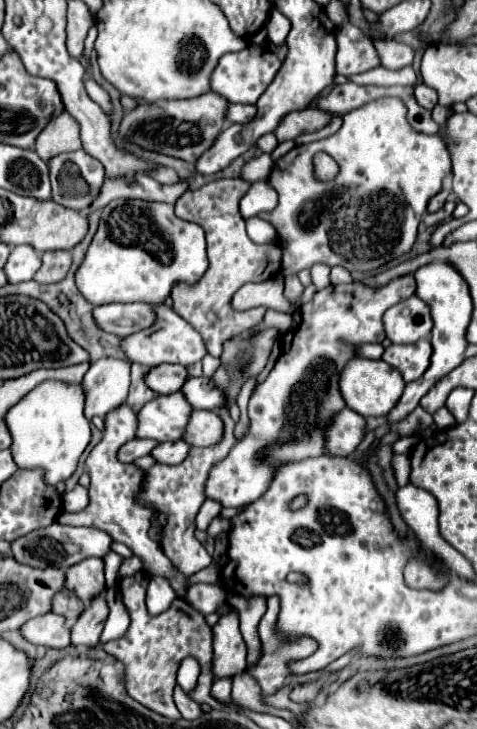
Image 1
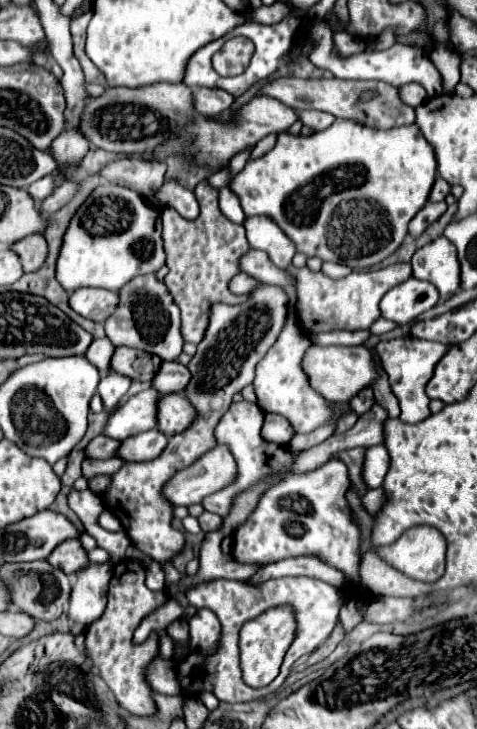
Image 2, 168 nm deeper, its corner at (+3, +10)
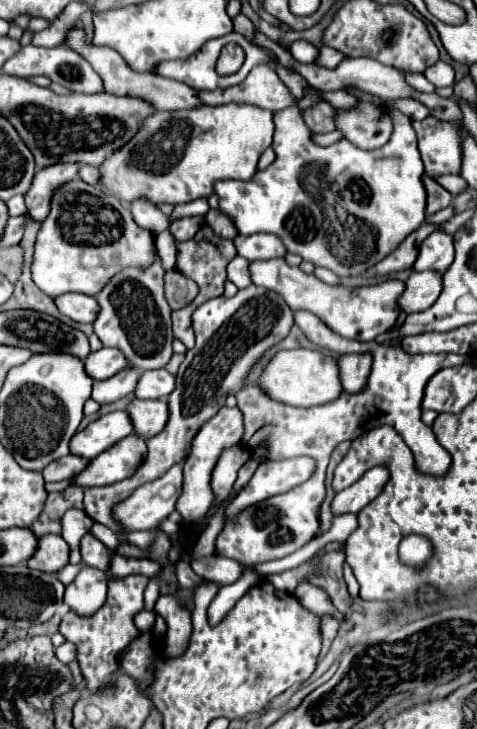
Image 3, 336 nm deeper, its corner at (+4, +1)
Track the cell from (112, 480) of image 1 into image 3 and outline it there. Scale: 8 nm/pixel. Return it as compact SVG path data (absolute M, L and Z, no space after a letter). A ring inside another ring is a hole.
M127 368L123 370L121 374L115 374L113 378L109 380L103 380L103 382L95 382L93 384L93 394L91 398L99 404L111 404L111 402L117 402L121 398L125 398L127 394L135 392L137 388L137 382L141 378L141 370L137 368Z

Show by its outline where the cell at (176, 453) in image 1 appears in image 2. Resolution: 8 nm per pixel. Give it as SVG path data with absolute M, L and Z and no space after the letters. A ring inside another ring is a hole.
M158 429L150 433L138 433L134 437L128 437L126 441L120 441L118 455L126 463L140 463L140 461L150 461L162 453L166 447L168 437L164 433L158 433Z

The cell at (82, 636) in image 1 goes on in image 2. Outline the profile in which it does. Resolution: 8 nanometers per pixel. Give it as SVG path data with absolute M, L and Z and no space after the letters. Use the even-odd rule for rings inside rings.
M110 563L86 565L86 569L78 569L78 573L72 577L74 581L72 581L68 617L80 623L82 627L92 625L106 609L106 593L110 577L112 577Z

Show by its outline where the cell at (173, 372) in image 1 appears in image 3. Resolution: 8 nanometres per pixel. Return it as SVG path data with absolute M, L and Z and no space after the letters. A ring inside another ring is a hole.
M101 348L85 360L85 370L93 380L107 380L125 368L129 368L129 362L117 348Z

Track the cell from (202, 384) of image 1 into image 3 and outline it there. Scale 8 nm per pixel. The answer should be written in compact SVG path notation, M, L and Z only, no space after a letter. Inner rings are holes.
M147 370L143 372L135 396L141 400L165 400L175 388L175 376L167 370Z

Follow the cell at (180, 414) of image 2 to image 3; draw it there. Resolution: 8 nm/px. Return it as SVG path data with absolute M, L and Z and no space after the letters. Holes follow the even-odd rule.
M133 400L127 408L133 424L137 426L137 434L145 440L163 432L169 420L169 406L165 400Z

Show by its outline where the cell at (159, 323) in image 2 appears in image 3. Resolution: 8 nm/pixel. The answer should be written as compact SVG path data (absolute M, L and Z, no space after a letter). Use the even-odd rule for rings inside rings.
M157 258L157 262L149 270L137 270L137 268L125 268L125 270L121 270L121 274L117 274L117 278L111 278L111 282L97 296L97 300L101 304L101 314L93 322L95 334L99 336L99 340L103 342L103 346L107 346L107 348L119 348L125 354L125 358L129 360L129 364L135 366L135 368L139 368L139 370L165 368L167 362L173 356L171 308L169 308L169 304L165 300L165 294L163 294L163 276L165 276L165 272L163 272L161 262Z

